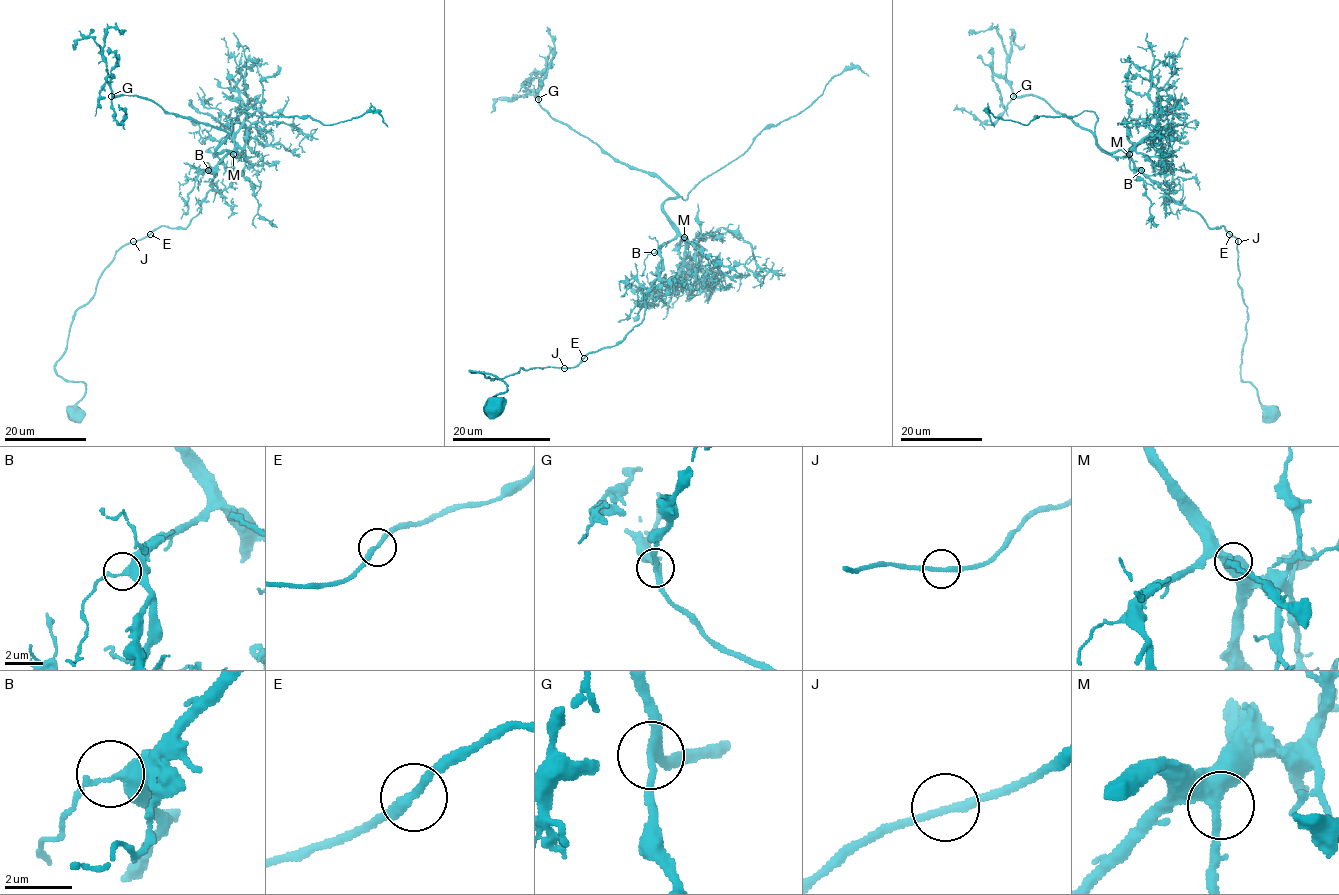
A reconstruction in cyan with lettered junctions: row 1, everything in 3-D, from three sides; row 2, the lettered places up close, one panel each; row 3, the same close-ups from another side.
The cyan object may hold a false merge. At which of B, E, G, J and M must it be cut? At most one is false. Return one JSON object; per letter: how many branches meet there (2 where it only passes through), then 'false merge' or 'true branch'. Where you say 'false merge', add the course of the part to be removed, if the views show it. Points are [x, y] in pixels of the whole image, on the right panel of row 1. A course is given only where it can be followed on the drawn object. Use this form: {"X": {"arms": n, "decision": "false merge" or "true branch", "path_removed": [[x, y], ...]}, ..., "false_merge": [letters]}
{"B": {"arms": 2, "decision": "true branch"}, "E": {"arms": 2, "decision": "true branch"}, "G": {"arms": 3, "decision": "true branch"}, "J": {"arms": 2, "decision": "true branch"}, "M": {"arms": 3, "decision": "true branch"}, "false_merge": []}

